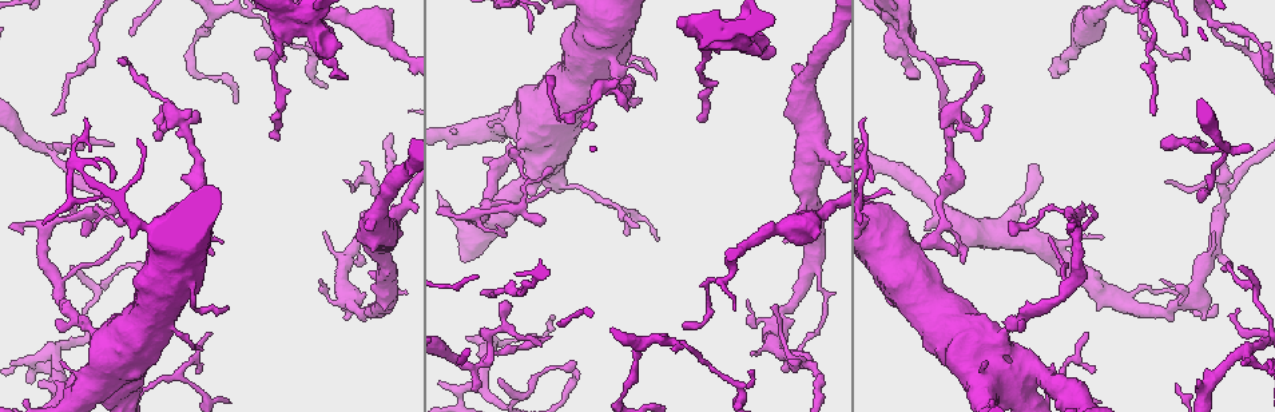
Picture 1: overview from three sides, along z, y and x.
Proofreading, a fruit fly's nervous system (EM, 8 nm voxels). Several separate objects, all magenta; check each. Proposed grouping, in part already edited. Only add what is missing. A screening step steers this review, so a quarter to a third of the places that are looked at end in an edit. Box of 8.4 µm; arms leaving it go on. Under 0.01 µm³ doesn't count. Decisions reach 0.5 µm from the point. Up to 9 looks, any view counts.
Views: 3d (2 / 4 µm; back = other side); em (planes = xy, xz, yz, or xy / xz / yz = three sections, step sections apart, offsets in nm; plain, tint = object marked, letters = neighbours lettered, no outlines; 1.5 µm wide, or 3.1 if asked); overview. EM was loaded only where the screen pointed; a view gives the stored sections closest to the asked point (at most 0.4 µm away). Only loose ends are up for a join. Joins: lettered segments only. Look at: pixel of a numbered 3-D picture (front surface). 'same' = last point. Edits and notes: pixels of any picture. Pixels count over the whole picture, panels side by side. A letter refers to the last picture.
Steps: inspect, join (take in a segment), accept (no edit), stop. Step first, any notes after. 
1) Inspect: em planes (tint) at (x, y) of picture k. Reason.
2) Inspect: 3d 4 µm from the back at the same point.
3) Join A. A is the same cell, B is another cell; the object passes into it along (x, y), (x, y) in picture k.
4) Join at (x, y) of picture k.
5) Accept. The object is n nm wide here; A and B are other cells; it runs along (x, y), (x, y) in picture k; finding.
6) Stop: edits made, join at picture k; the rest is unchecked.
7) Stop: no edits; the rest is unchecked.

Inspect: em xy step 8 (letters) at (701, 119) of picture 1. End of a long branch.

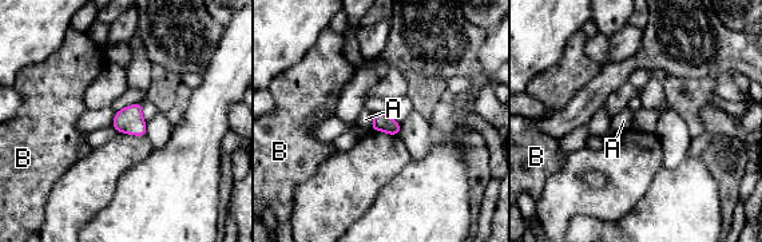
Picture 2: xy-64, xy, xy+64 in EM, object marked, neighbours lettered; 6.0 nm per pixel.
Accept. The longest contact is with A, 90 nm; A and B are other cells; a border runs along (373, 115), (370, 129) in picture 2; none of them fits.

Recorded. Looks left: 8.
Inspect: em planes (letters) at (1205, 144) of picture 1. Tapers out.

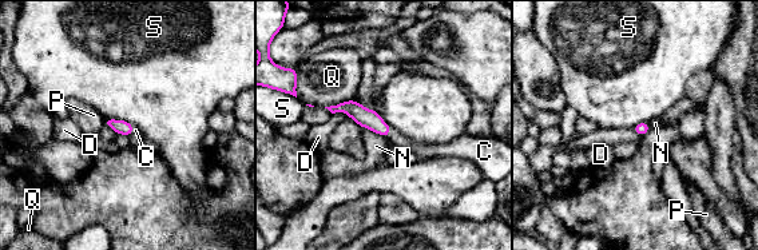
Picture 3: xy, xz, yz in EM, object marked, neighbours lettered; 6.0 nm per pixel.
Join at (423, 151) of picture 3. The object is 70 nm wide here; C is the same cell, D, N, P, Q and S are other cells; the object passes into it along (366, 118), (388, 134), (423, 151) in picture 3; the cell continues.

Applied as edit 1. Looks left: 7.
Inspect: overview. See it whole again.

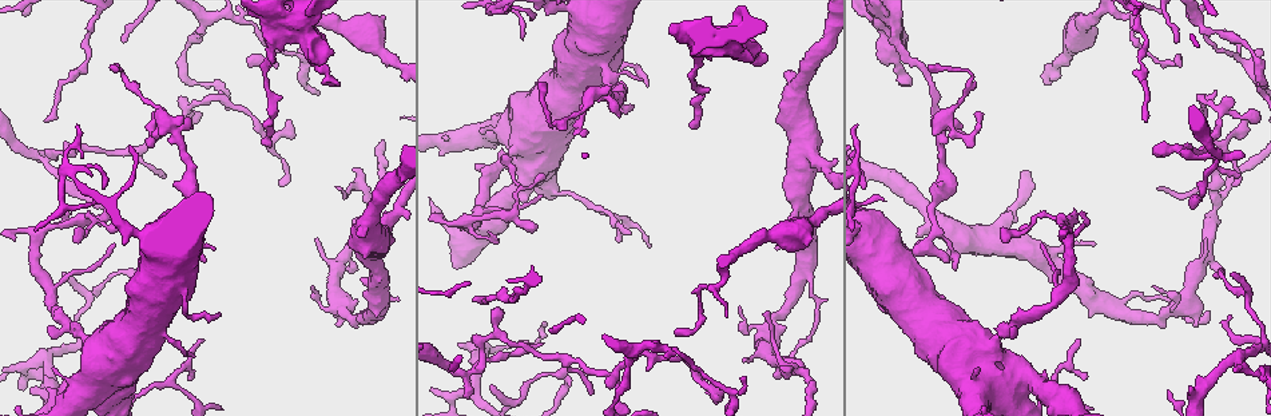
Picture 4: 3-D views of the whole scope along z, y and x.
Inspect: em planes (letters) at (202, 342) of picture 4. Tapers out.

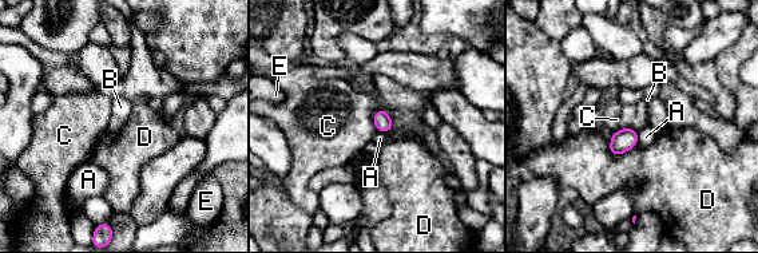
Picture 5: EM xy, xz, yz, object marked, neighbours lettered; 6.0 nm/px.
Accept. A, B, C, D and E are other cells; a border runs along (635, 145), (619, 154), (608, 149) in picture 5; none of them fits.

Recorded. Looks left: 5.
Inspect: 3d 2 µm at (1213, 276) of picture 4. Free end.

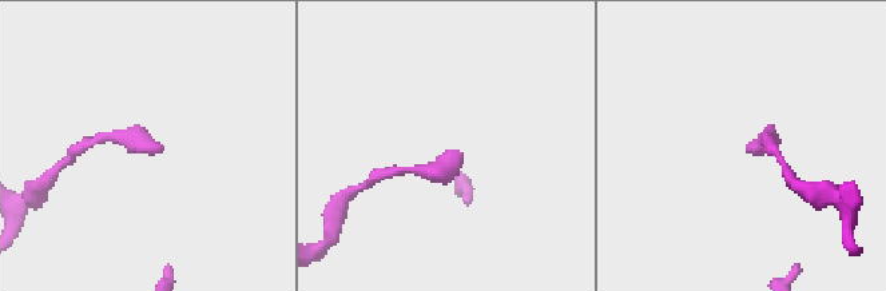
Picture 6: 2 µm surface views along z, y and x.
Inspect: em planes (letters) at (152, 150) of picture 6. Need the tissue.

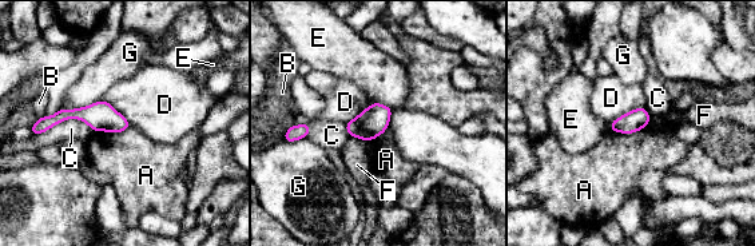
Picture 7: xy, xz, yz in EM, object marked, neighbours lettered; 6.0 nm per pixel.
Accept. A, B, C, D, E, F and G are other cells; it runs along (43, 120), (91, 114), (124, 125) in picture 7; no lettered segment goes on from it.

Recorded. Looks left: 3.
Stop: edits made, join at picture 3; the rest is unchecked.

